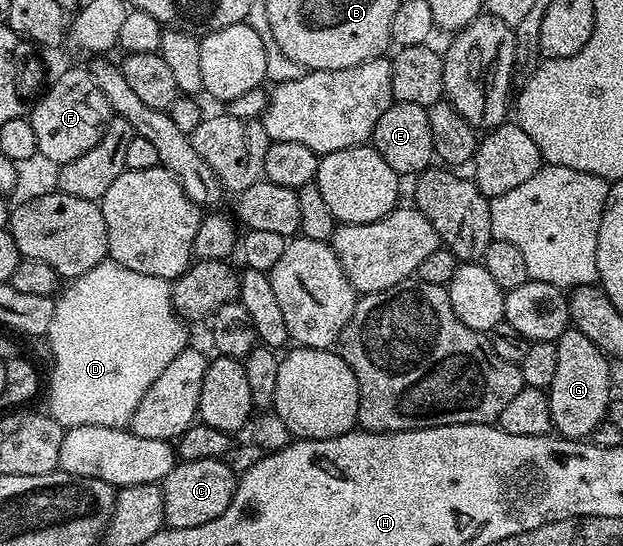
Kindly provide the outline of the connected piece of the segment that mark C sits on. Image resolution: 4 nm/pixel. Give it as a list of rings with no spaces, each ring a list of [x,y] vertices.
[[[220,458],[208,460],[179,461],[160,483],[164,496],[164,520],[172,530],[200,528],[208,520],[217,520],[232,504],[232,496],[238,487],[239,475],[229,466],[229,461]]]

